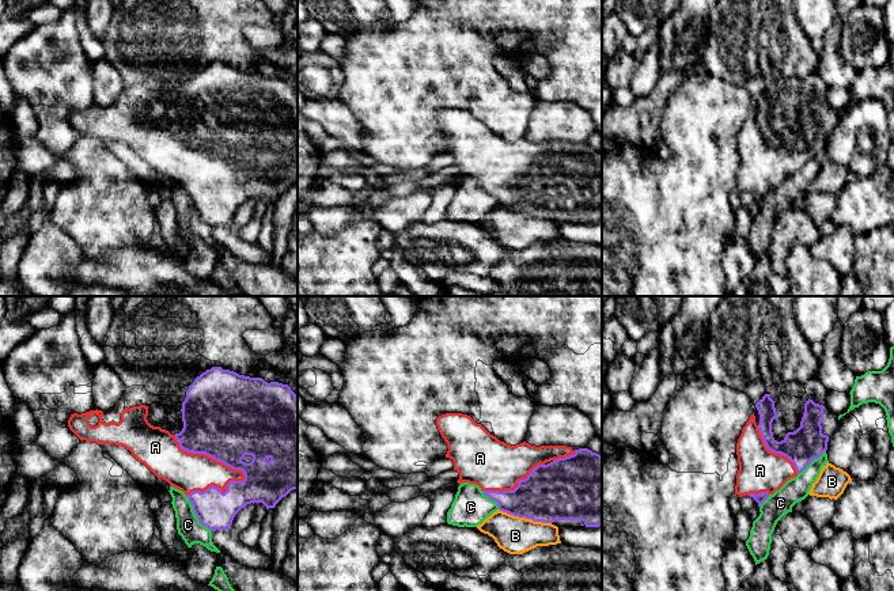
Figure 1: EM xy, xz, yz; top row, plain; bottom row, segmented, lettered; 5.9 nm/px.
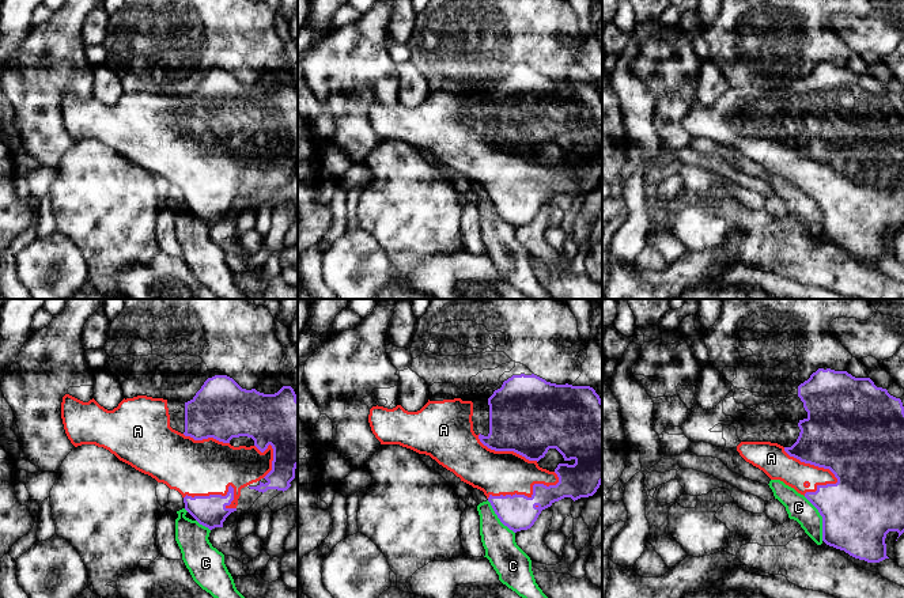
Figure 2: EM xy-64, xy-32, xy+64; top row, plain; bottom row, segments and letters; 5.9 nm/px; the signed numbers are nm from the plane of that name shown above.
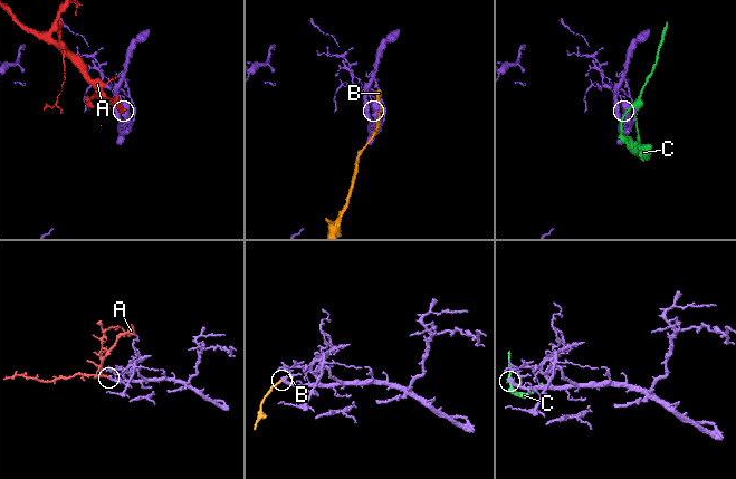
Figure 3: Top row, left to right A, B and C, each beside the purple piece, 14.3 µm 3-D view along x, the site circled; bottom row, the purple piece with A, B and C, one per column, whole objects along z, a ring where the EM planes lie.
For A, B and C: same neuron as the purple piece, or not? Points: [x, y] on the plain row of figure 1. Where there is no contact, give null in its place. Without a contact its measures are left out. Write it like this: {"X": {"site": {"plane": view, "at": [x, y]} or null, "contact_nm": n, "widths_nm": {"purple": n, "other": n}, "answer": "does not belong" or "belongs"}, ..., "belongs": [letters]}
{"A": {"site": {"plane": "xy", "at": [208, 151]}, "contact_nm": 500, "widths_nm": {"purple": 500, "other": 220}, "answer": "belongs"}, "B": {"site": {"plane": "xz", "at": [525, 212]}, "contact_nm": 320, "widths_nm": {"purple": 340, "other": 220}, "answer": "does not belong"}, "C": {"site": {"plane": "xy", "at": [196, 211]}, "contact_nm": 260, "widths_nm": {"purple": 220, "other": 140}, "answer": "does not belong"}, "belongs": ["A"]}

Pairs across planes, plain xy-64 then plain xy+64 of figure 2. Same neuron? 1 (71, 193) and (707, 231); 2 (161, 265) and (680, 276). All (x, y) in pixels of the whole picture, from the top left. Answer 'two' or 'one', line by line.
1: one
2: one

